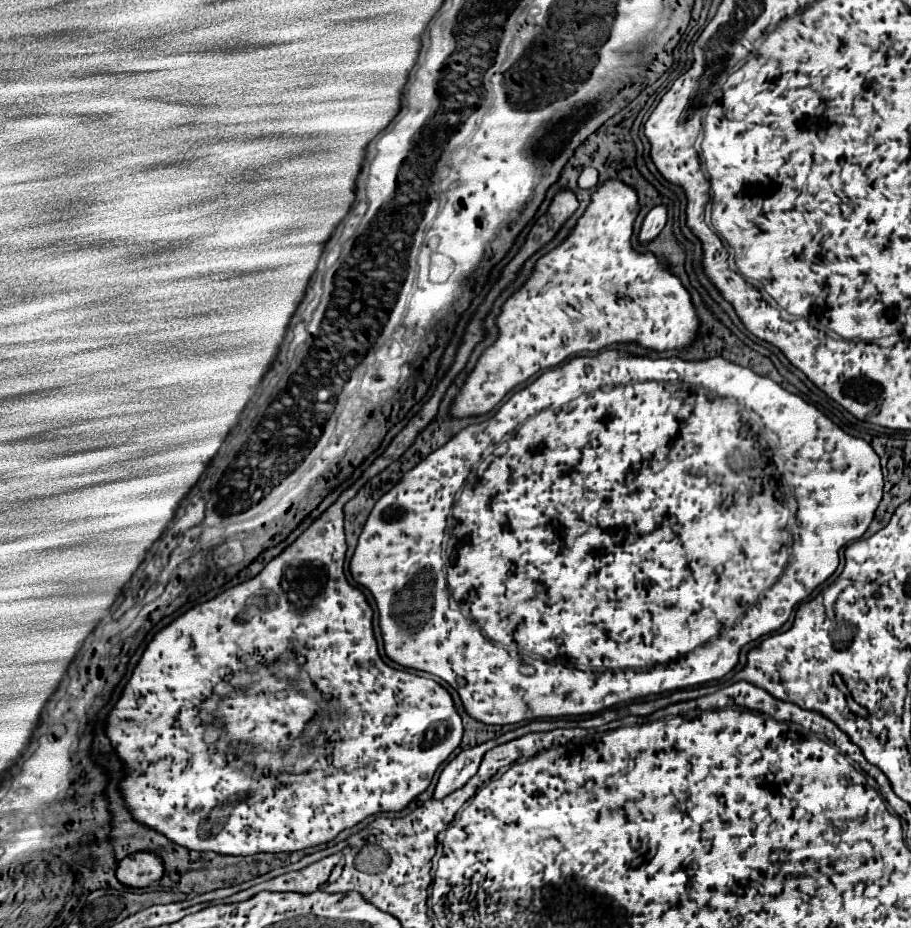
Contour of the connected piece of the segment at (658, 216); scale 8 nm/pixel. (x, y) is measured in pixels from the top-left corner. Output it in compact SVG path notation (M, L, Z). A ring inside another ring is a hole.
M657 205L653 207L645 221L643 221L643 227L641 227L641 233L639 233L639 241L651 241L659 235L659 231L665 227L667 223L667 207L665 205Z

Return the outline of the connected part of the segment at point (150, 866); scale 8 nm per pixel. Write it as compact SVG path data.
M141 851L137 855L129 855L129 857L121 859L115 875L125 887L139 887L141 889L141 887L147 887L147 885L161 879L163 861L157 859L157 855L153 855L153 853Z

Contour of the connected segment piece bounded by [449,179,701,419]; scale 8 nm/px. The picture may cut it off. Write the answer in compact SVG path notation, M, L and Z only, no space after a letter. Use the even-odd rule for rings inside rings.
M607 179L603 181L591 195L591 201L585 209L585 213L577 219L575 227L571 229L571 233L567 235L565 241L561 241L555 249L551 249L549 253L545 253L543 257L537 259L537 267L533 271L533 275L517 289L513 291L513 295L503 303L503 311L501 315L497 317L497 327L499 327L499 337L497 341L479 357L475 369L467 375L461 391L455 395L455 399L451 401L451 417L455 419L465 419L465 417L479 417L479 415L485 415L489 413L511 389L515 389L519 383L527 381L529 377L537 375L539 371L547 371L555 365L559 365L561 361L565 361L567 357L573 357L577 353L593 353L593 351L601 351L605 347L611 347L611 345L617 345L617 343L635 343L643 349L649 349L649 351L669 351L669 349L677 349L677 351L683 351L687 347L691 347L699 335L699 327L701 327L701 321L697 317L697 311L691 303L691 295L689 291L683 287L683 283L679 281L679 277L675 277L669 269L669 263L667 259L659 259L653 251L645 251L645 253L639 253L633 249L633 243L631 243L631 237L633 237L633 223L635 223L635 217L639 213L639 201L637 201L637 191L631 187L631 185L625 185L623 181L619 179ZM565 303L571 303L571 309L567 313L565 309Z

